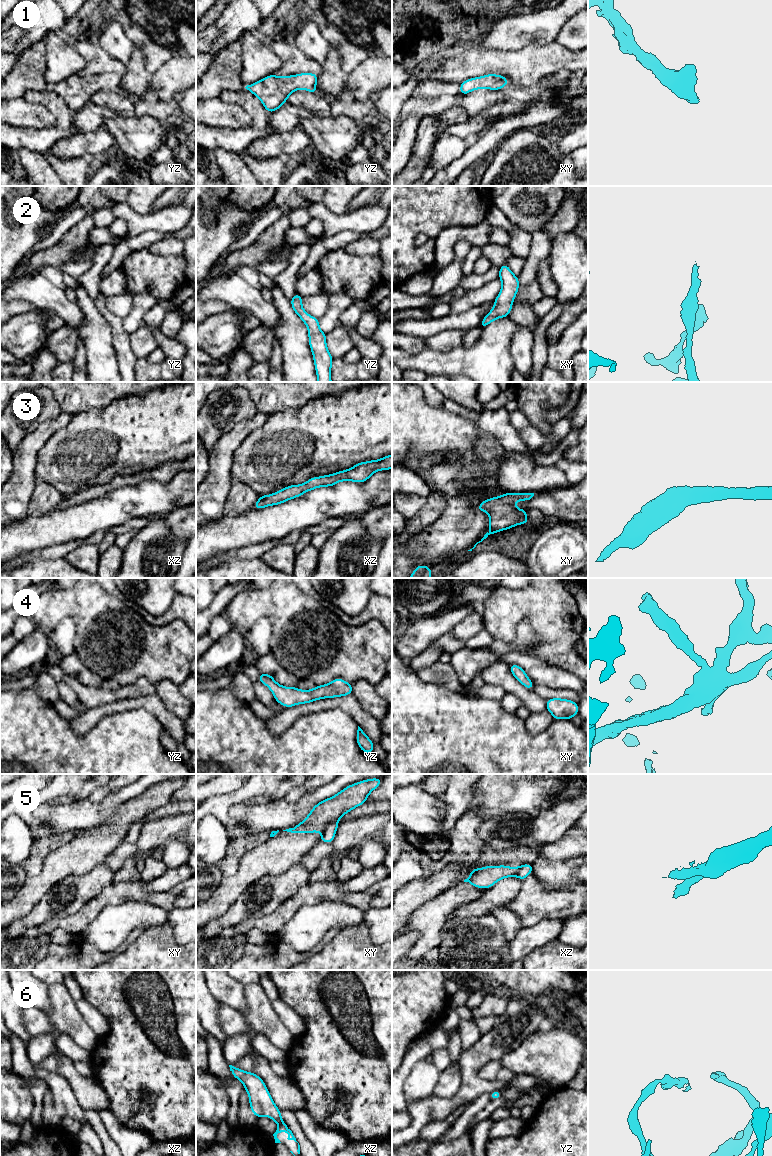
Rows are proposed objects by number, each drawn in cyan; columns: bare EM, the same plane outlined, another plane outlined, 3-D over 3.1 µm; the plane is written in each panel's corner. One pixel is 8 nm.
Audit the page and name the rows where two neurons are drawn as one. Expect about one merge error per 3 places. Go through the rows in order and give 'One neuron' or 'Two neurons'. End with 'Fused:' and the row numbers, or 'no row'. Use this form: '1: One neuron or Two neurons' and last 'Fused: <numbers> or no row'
1: One neuron
2: One neuron
3: One neuron
4: One neuron
5: Two neurons
6: One neuron
Fused: 5

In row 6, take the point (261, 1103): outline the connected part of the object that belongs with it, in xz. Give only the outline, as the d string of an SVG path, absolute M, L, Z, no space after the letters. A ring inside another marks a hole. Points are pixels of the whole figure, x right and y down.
M229 1065L229 1067L231 1074L242 1082L244 1089L248 1092L250 1108L254 1116L256 1118L259 1118L260 1116L266 1116L278 1124L278 1128L273 1134L275 1143L281 1143L277 1138L277 1134L281 1133L282 1131L286 1131L288 1133L288 1140L294 1140L297 1142L292 1131L283 1122L280 1110L275 1105L264 1081L254 1072L252 1073L242 1071L240 1068L234 1067L232 1065ZM299 1143L297 1152L300 1154Z

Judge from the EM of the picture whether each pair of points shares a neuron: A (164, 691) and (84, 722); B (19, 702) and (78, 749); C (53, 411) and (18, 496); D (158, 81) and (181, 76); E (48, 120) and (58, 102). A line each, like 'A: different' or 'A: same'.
A: different
B: same
C: different
D: same
E: different

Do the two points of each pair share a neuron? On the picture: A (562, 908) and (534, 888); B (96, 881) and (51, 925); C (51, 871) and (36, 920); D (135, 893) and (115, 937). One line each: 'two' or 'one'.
A: one
B: two
C: two
D: two

